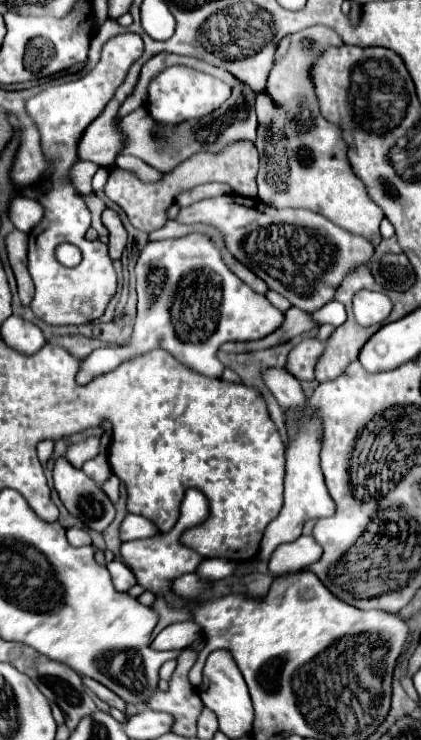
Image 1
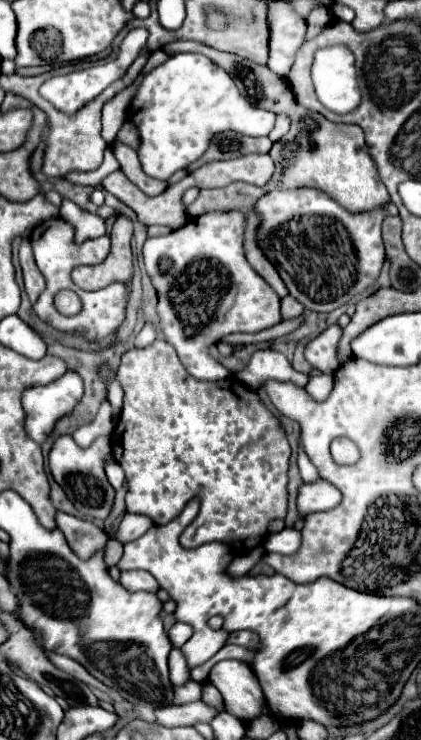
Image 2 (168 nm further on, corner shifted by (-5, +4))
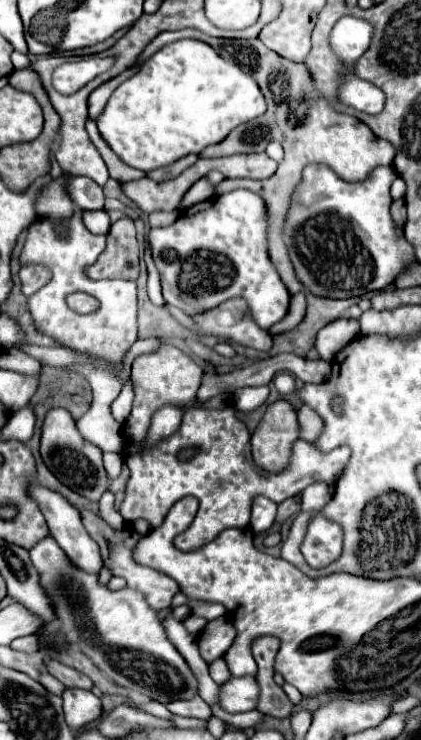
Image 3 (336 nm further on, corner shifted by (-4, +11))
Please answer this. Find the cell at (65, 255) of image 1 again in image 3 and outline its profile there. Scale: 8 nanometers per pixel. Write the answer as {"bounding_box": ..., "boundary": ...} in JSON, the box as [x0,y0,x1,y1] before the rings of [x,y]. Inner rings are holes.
{"bounding_box":[83,210,111,234],"boundary":[[[105,210],[83,211],[83,222],[93,234],[107,234],[111,228],[109,214]]]}

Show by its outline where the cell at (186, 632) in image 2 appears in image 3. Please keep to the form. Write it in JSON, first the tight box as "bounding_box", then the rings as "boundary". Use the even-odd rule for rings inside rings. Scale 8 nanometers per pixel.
{"bounding_box":[183,616,207,634],"boundary":[[[189,616],[185,622],[183,622],[183,626],[187,628],[187,632],[189,634],[199,634],[199,632],[203,632],[203,628],[207,626],[207,622],[203,620],[203,618],[197,618],[197,616]]]}

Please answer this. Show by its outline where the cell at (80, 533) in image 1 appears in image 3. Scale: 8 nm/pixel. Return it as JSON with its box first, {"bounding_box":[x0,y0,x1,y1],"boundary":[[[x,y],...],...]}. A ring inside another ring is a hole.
{"bounding_box":[29,482,103,574],"boundary":[[[35,482],[29,484],[29,492],[31,492],[31,498],[39,504],[45,520],[47,520],[47,526],[49,526],[49,534],[57,540],[57,544],[61,546],[61,550],[69,556],[69,560],[81,568],[83,572],[89,572],[89,574],[99,574],[103,562],[101,562],[101,554],[99,554],[99,546],[95,544],[95,540],[91,540],[91,536],[87,534],[87,530],[83,528],[83,522],[81,522],[81,516],[77,512],[77,508],[73,508],[63,496],[59,496],[57,492],[45,488],[45,486],[39,486]]]}

